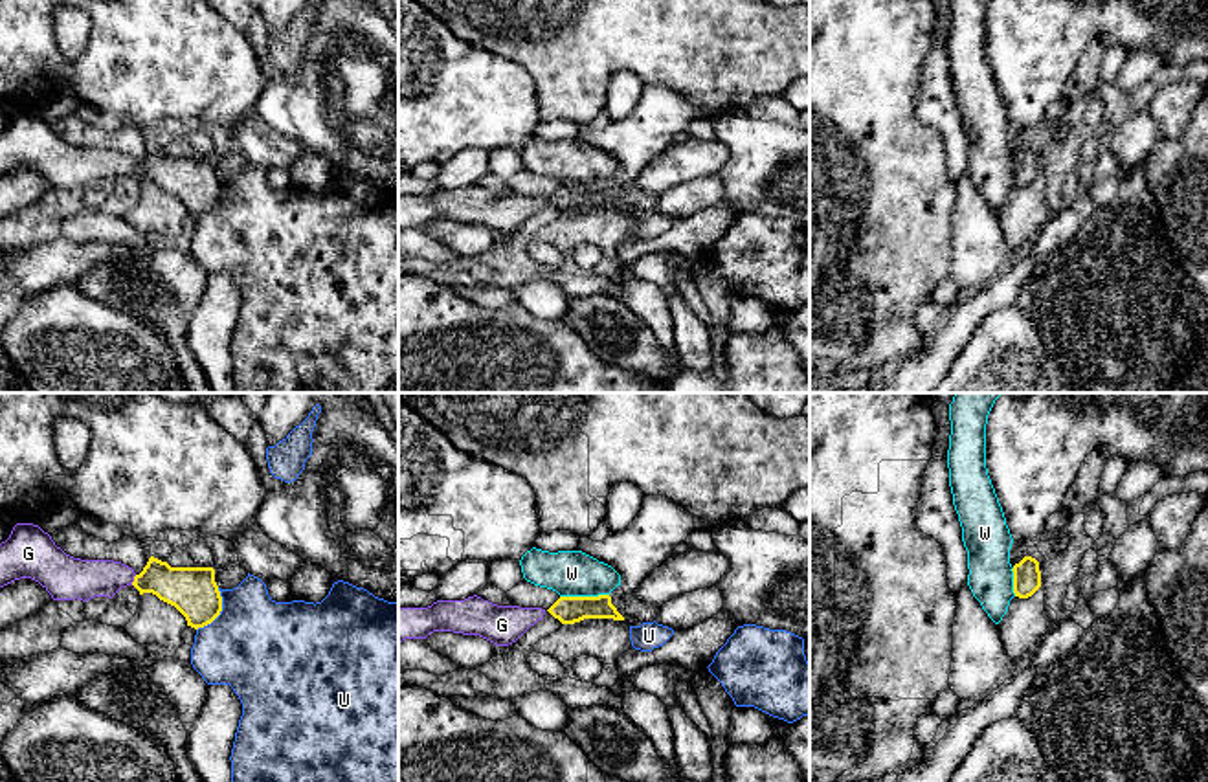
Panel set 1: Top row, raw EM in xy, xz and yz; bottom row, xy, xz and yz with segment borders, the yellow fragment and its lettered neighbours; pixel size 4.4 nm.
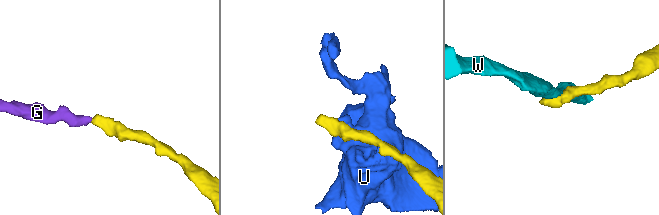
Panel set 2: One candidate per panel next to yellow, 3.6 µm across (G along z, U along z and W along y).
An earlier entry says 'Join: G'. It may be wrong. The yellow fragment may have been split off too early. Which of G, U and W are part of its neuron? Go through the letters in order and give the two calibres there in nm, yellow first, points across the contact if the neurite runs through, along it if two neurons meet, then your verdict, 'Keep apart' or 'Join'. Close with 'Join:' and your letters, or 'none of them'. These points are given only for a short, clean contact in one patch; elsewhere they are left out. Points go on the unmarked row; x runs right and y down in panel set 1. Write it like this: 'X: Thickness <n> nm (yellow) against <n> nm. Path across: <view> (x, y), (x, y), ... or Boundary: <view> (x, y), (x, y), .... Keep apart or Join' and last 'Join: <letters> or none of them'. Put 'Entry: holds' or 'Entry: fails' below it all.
G: Thickness 200 nm (yellow) against 180 nm. Path across: xy (190, 178), (164, 169), (134, 169), (78, 167). Join
U: Thickness 220 nm (yellow) against 440 nm. Keep apart
W: Thickness 120 nm (yellow) against 200 nm. Keep apart
Join: G
Entry: holds

